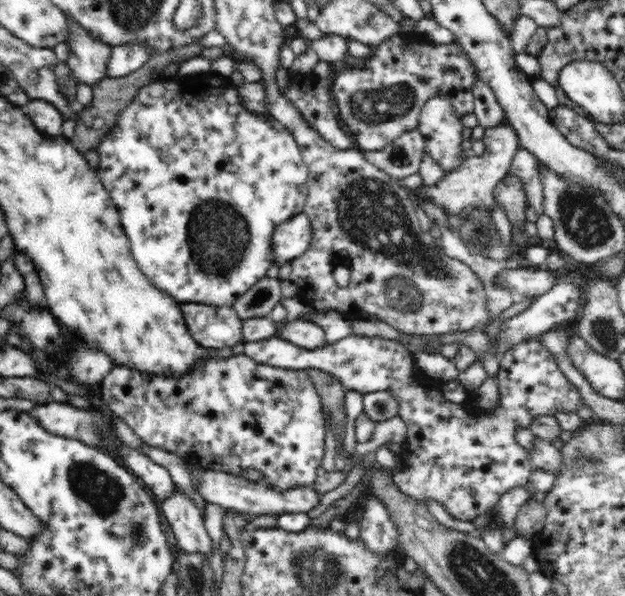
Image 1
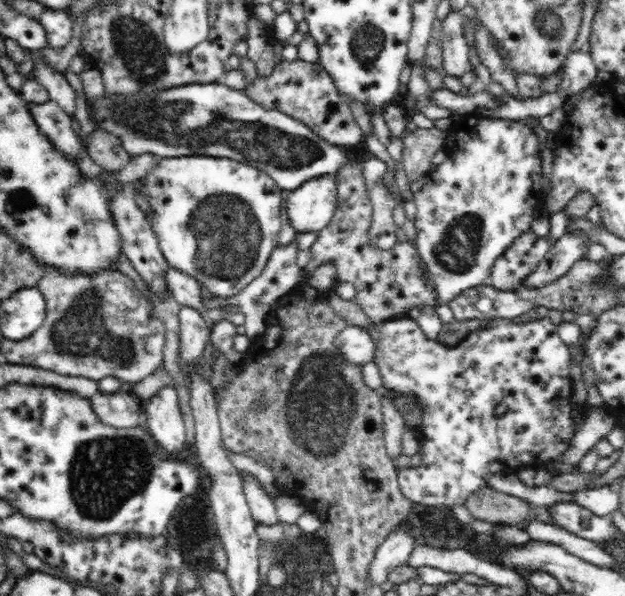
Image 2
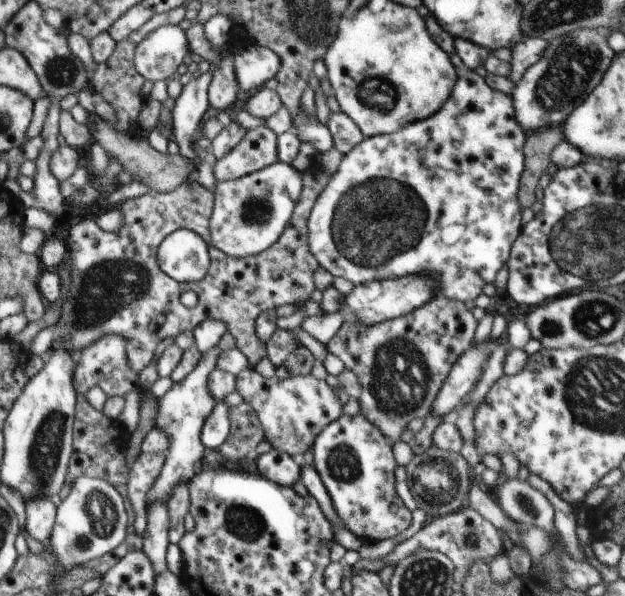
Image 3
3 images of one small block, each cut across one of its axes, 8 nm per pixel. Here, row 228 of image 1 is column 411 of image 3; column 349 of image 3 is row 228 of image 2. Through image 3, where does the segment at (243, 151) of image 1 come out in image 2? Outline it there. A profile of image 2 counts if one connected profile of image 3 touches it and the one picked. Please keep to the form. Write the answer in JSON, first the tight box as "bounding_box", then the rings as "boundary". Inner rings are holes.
{"bounding_box":[142,155,283,298],"boundary":[[[194,155],[172,158],[156,156],[156,159],[158,159],[156,166],[150,172],[146,172],[147,176],[142,178],[142,180],[145,186],[147,186],[144,197],[151,208],[151,213],[147,215],[148,222],[152,225],[152,230],[156,233],[156,237],[158,237],[158,243],[160,243],[160,250],[164,258],[172,267],[182,270],[182,272],[186,271],[186,274],[196,278],[215,297],[228,298],[238,294],[262,272],[268,258],[270,258],[271,250],[274,250],[279,245],[278,233],[280,232],[280,205],[282,202],[280,195],[283,193],[283,190],[265,172],[238,161],[228,160],[227,158]]]}

